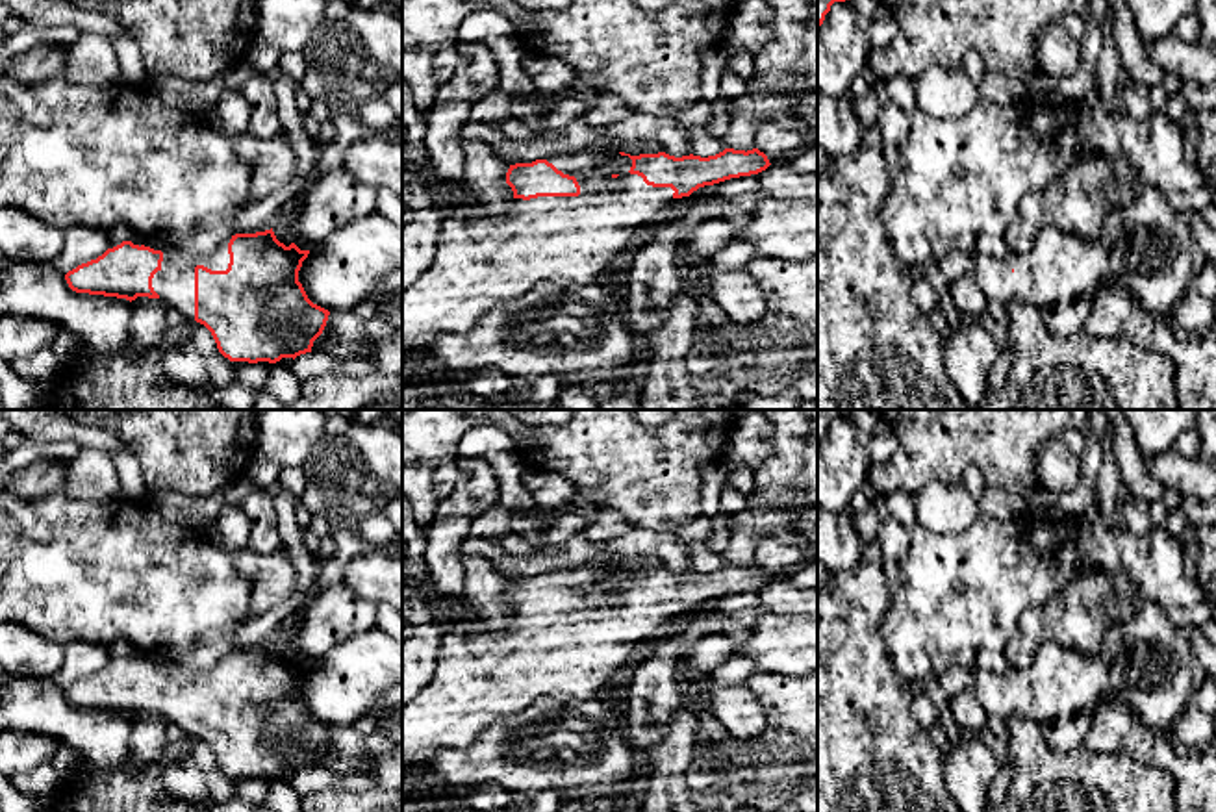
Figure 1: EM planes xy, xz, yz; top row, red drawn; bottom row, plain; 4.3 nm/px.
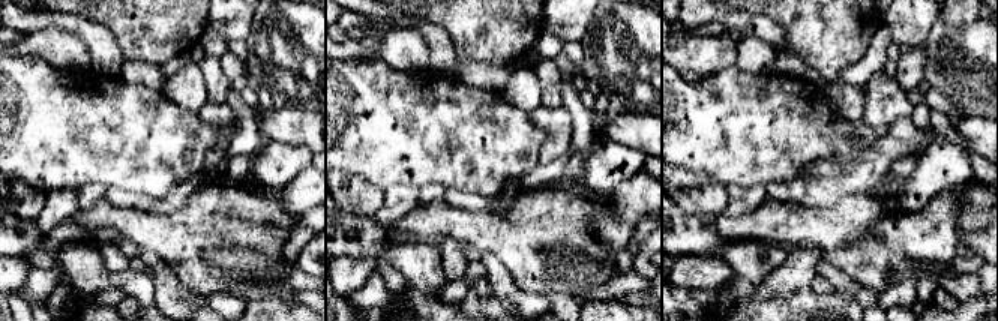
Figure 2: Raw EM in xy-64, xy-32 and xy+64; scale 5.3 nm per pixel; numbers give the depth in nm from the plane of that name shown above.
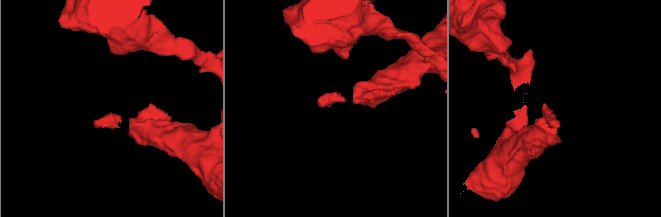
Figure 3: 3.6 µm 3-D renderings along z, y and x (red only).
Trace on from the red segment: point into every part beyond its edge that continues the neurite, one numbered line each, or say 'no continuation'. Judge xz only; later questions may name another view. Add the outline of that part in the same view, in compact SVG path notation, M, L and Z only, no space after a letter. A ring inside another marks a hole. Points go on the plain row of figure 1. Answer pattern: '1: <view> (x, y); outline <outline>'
1: xz (482, 677); outline M589 560L569 571L545 573L576 593L578 612L513 614L500 632L489 632L484 625L475 634L449 632L439 641L434 677L402 708L402 771L424 773L439 749L463 749L493 721L512 717L543 699L591 701L604 684L627 675L675 606L647 601L630 588L612 593L601 580L614 571L617 569Z

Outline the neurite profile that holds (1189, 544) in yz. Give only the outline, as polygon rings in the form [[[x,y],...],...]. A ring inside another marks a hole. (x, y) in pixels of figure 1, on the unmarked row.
[[[1192,528],[1184,538],[1179,538],[1184,564],[1186,564],[1186,577],[1197,577],[1197,539],[1196,528]]]

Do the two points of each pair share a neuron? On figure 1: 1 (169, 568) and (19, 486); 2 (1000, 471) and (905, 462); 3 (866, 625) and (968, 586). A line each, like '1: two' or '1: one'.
1: two
2: one
3: two

